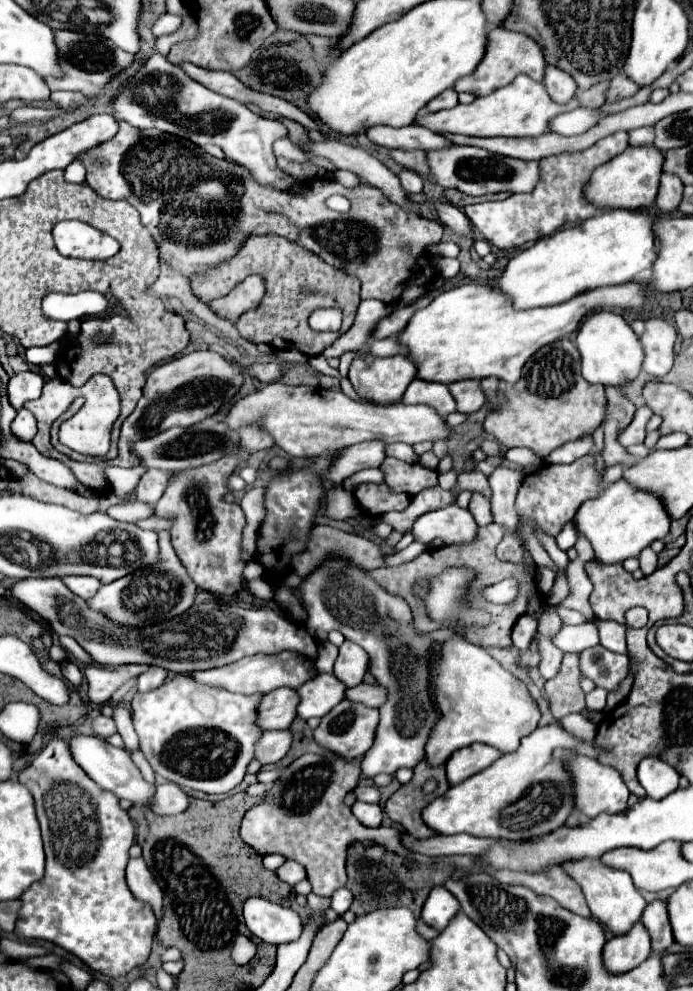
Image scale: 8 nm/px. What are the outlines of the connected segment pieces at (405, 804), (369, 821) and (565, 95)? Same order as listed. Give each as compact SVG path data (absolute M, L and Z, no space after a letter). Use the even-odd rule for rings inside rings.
M423 758L417 766L415 766L415 776L409 784L403 784L385 804L385 812L389 812L387 816L401 824L411 836L415 838L431 838L437 836L435 830L429 830L429 826L425 826L423 818L421 818L421 810L435 800L441 792L447 792L449 782L447 782L447 774L445 774L445 764L441 766L429 766L429 762ZM429 778L437 778L439 780L439 790L435 794L425 796L423 794L423 784Z
M355 802L353 804L353 814L357 816L357 820L365 826L377 828L381 826L381 818L383 818L383 810L379 804L365 804L365 802Z
M549 64L545 68L543 84L545 84L549 96L553 98L553 102L557 102L557 104L569 102L577 90L577 84L573 82L573 78L569 78L569 74L565 74L565 70L557 70L557 66L549 66Z

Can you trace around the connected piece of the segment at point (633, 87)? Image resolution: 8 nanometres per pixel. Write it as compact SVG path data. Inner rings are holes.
M619 74L617 78L611 80L611 88L607 92L607 102L615 102L627 96L633 96L641 86L637 86L635 82L629 82L629 78L625 78L625 74Z

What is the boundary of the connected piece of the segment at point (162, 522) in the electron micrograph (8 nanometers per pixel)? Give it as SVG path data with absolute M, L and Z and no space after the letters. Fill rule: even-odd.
M151 516L151 518L145 518L145 520L139 520L135 522L137 526L141 526L143 530L169 530L173 520L167 520L167 518L159 518L159 516Z

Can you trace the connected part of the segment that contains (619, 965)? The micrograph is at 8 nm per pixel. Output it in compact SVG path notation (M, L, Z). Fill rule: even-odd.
M637 922L627 934L613 936L603 948L603 964L609 972L621 974L639 966L651 954L649 932Z

